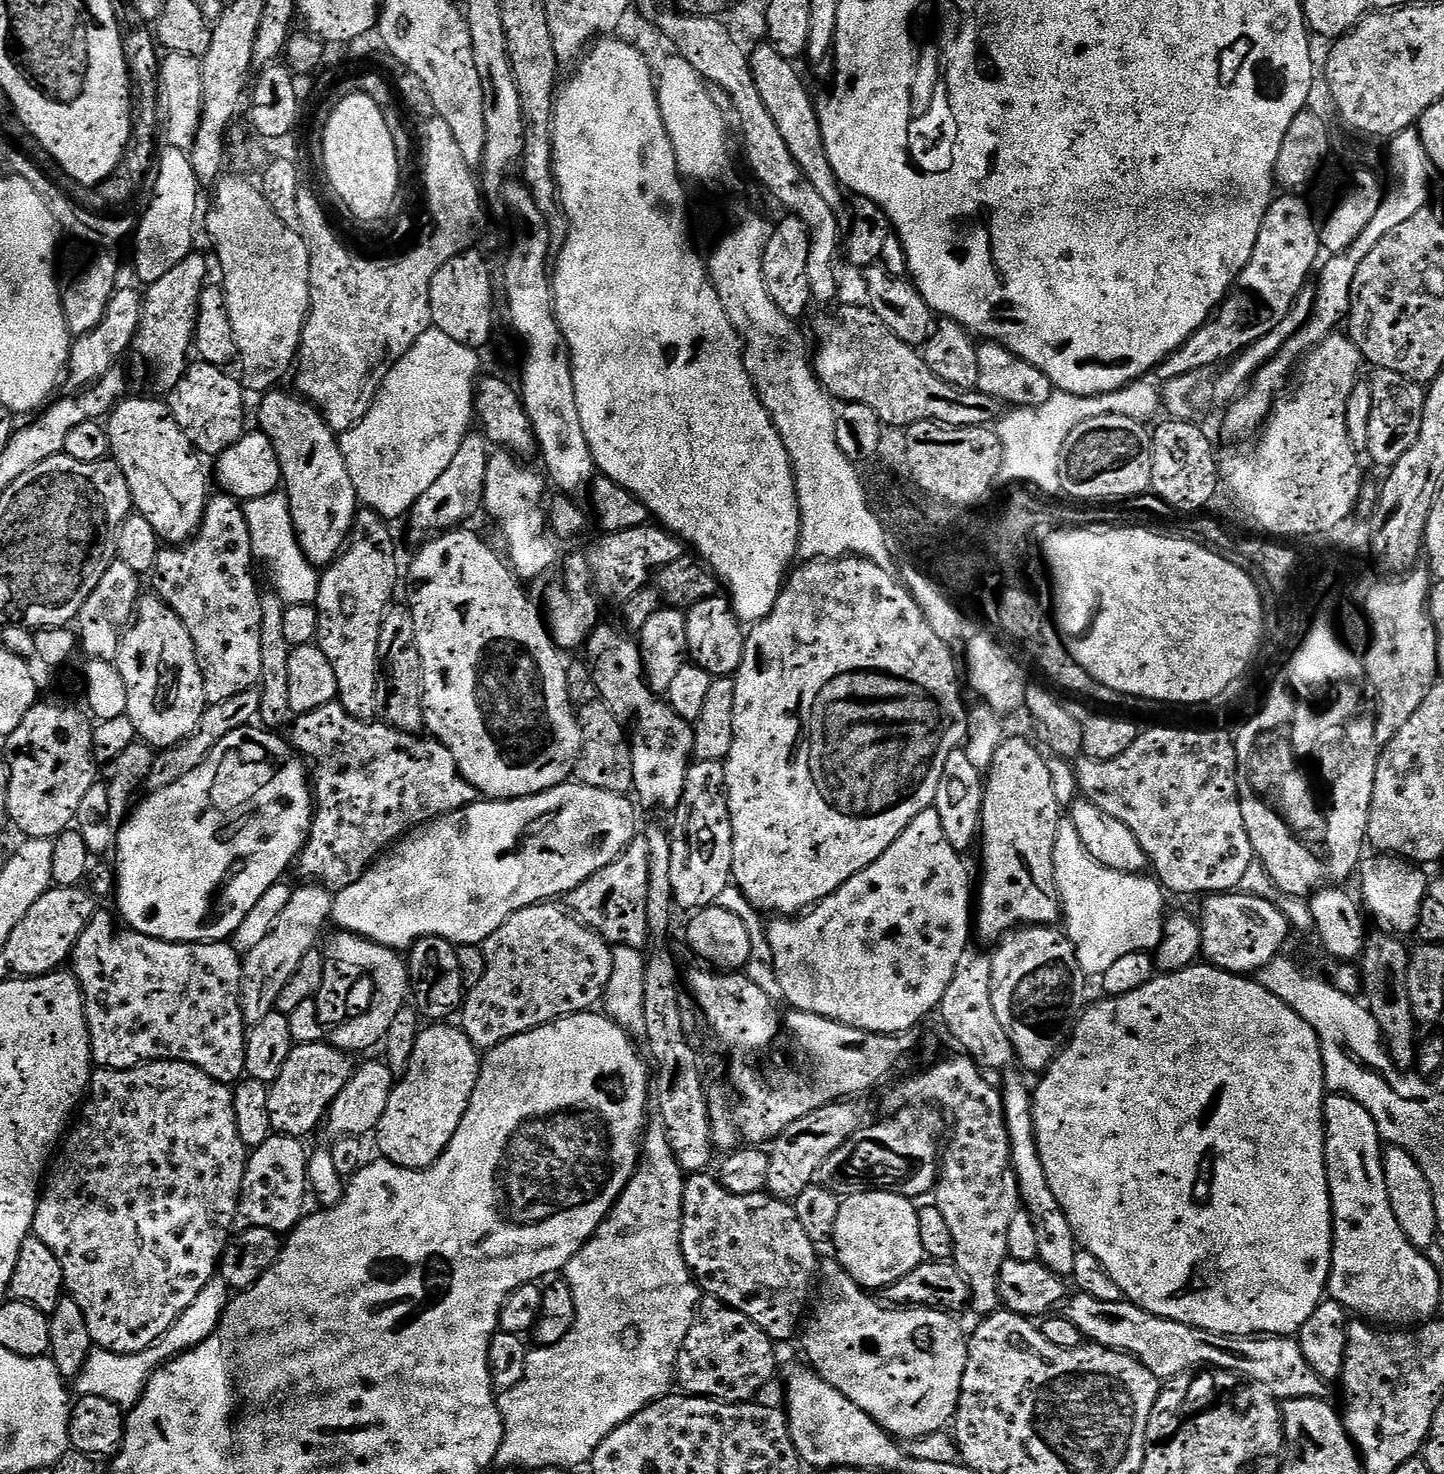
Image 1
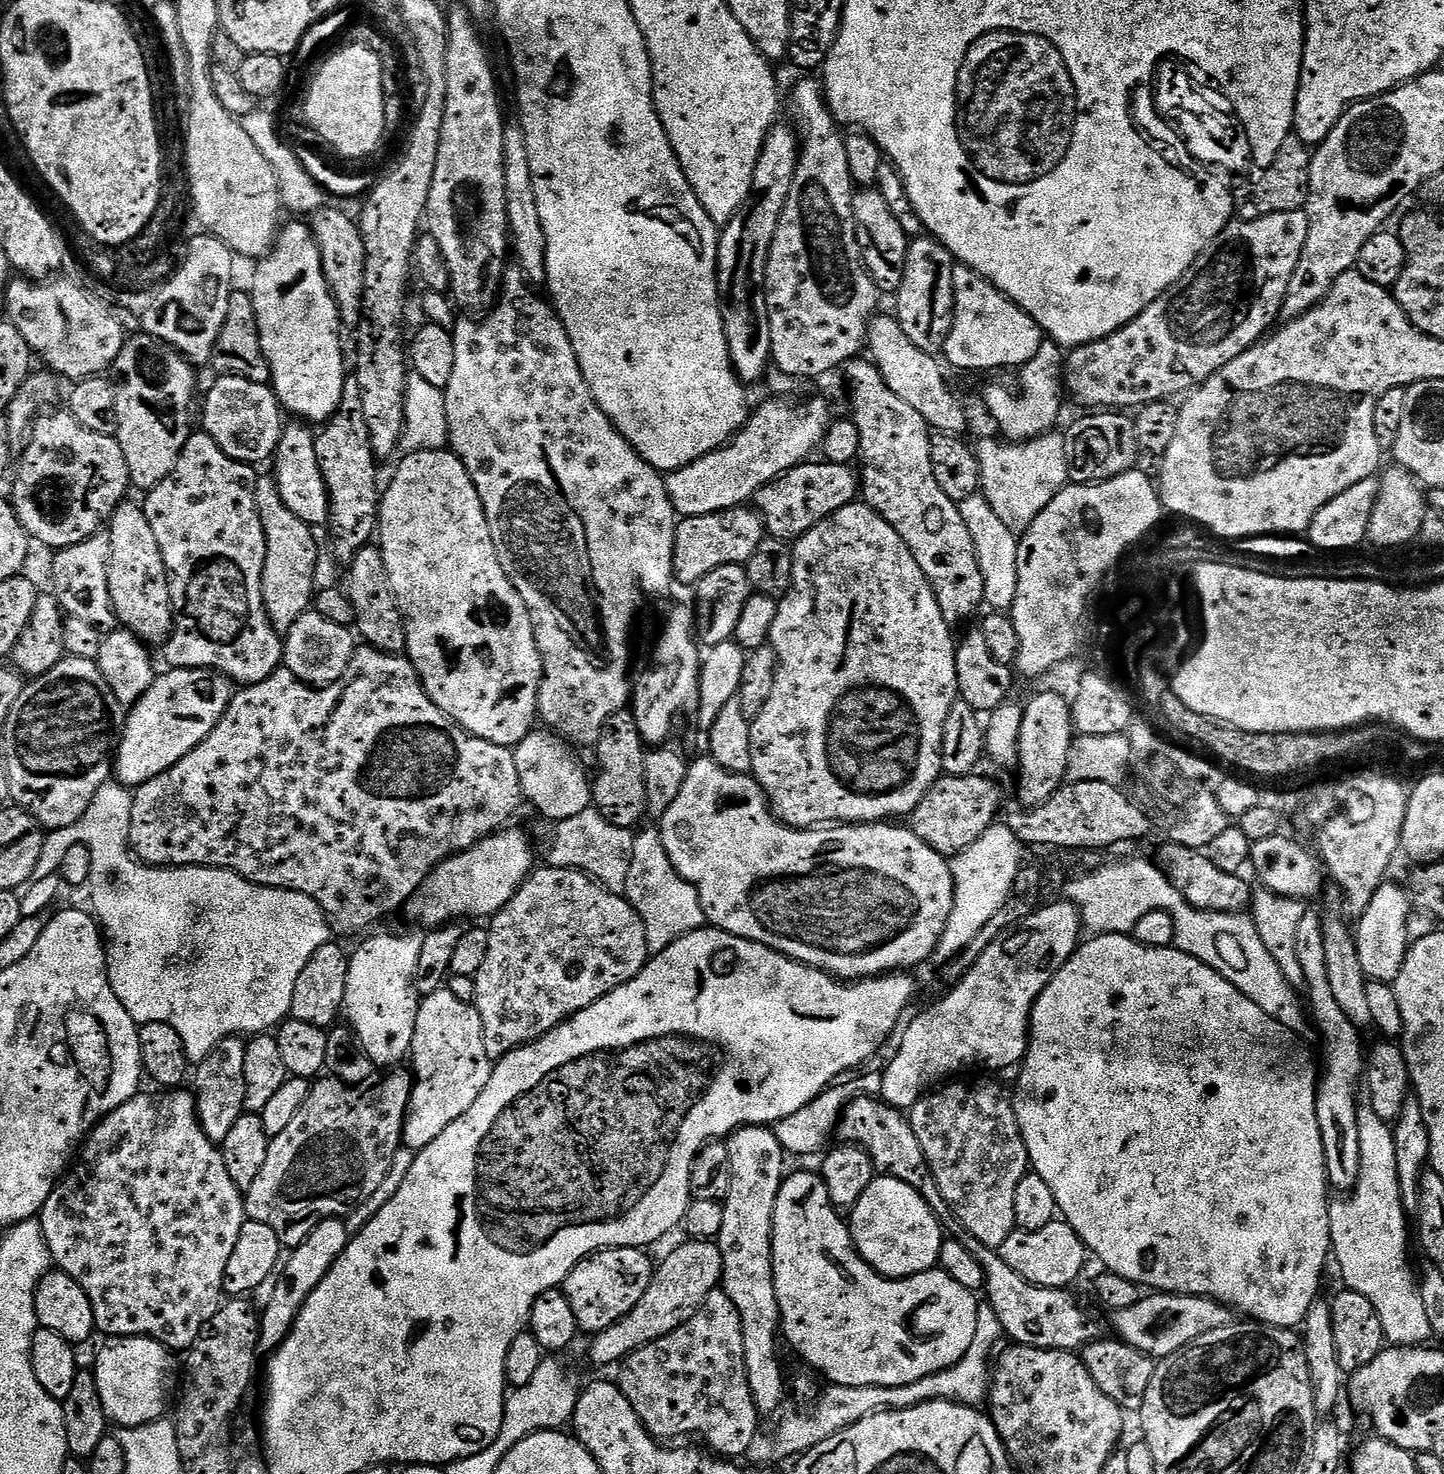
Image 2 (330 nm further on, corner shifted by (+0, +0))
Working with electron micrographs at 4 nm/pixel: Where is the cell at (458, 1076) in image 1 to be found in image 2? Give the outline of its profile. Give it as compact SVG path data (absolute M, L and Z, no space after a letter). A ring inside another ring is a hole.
M447 987L439 988L434 994L423 997L418 1010L418 1022L414 1022L414 1042L410 1053L410 1071L414 1077L412 1081L412 1097L408 1103L408 1115L404 1118L404 1138L403 1147L413 1150L419 1150L430 1146L430 1142L434 1142L434 1138L438 1138L438 1134L442 1134L442 1130L446 1130L446 1126L450 1126L450 1122L458 1122L458 1118L462 1118L462 1114L466 1114L466 1110L470 1110L470 1106L474 1106L474 1102L478 1102L478 1094L482 1094L482 1090L486 1090L486 1082L490 1082L490 1074L494 1067L494 1061L486 1054L486 1042L482 1038L482 1018L478 1014L475 1003L463 1000L460 996L448 992Z

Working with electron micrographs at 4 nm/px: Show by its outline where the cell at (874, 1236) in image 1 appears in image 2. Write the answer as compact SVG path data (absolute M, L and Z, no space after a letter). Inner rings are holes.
M880 1174L870 1182L870 1186L866 1186L866 1194L858 1198L858 1206L851 1210L850 1227L860 1257L882 1276L903 1280L906 1276L933 1271L939 1265L940 1251L946 1239L945 1229L922 1194L898 1178Z

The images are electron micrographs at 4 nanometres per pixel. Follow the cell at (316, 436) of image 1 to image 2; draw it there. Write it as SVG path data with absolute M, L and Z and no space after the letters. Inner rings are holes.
M285 223L272 245L272 251L257 264L260 265L252 276L250 295L254 302L264 357L272 371L270 387L280 399L280 407L285 413L293 412L296 415L293 417L304 422L326 422L340 409L342 402L346 379L344 344L340 341L340 311L336 309L334 298L328 290L324 267L320 261L320 245L316 243L311 227L307 223Z

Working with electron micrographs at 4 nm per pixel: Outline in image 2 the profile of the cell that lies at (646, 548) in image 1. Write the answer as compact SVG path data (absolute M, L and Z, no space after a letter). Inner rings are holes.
M812 463L794 466L756 491L754 504L771 539L795 542L811 528L818 526L818 522L830 518L830 514L842 510L857 499L858 476L852 473L853 469L849 465Z

